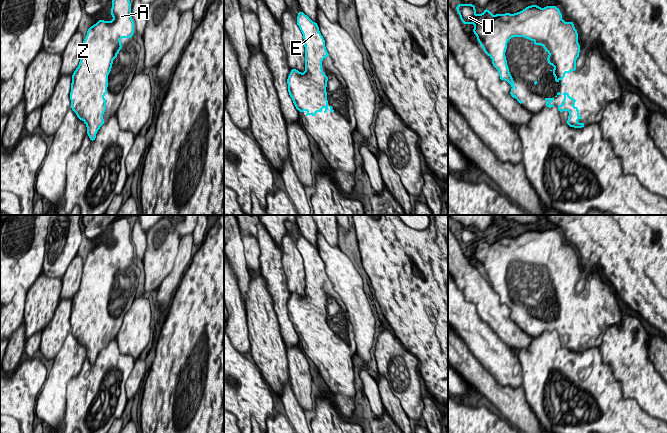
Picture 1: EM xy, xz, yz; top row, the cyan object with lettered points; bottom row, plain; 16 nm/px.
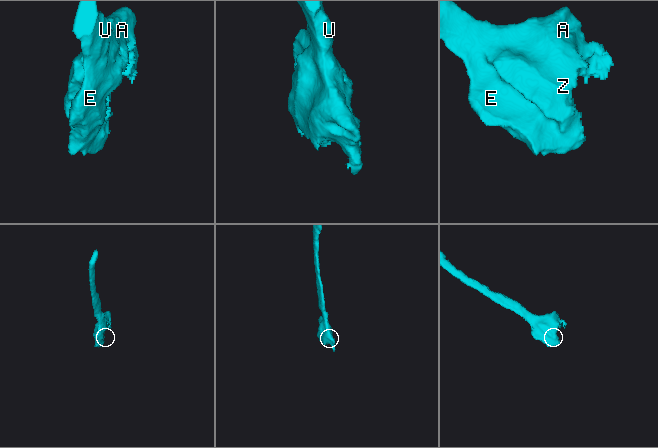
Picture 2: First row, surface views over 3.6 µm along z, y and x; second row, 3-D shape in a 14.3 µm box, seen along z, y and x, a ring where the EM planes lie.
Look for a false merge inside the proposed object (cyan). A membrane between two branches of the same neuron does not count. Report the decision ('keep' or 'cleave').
keep

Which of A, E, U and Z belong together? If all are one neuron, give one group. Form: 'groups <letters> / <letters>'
groups A E U Z

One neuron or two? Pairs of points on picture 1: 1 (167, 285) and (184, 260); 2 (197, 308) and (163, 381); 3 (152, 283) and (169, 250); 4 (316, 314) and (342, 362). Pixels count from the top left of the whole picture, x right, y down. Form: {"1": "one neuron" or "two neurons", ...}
{"1": "one neuron", "2": "one neuron", "3": "one neuron", "4": "one neuron"}

